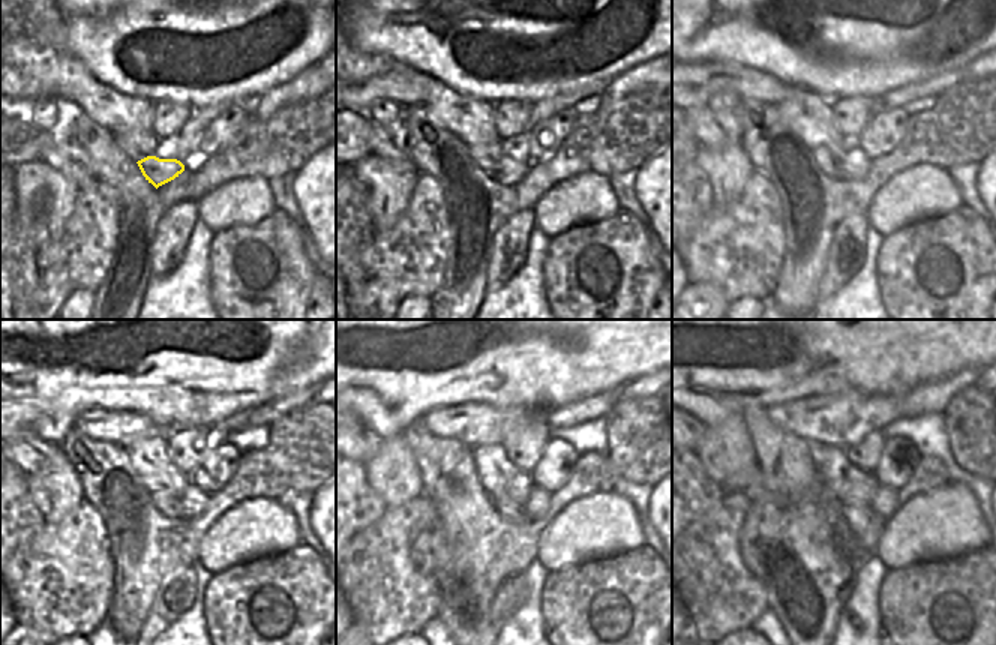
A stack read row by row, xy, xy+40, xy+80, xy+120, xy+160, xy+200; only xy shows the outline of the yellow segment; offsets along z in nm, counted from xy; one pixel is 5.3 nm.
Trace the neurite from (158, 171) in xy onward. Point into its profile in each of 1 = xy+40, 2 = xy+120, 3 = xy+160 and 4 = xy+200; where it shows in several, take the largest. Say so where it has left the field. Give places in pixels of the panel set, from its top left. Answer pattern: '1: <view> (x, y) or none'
1: xy+40 (512, 168)
2: xy+120 (194, 500)
3: xy+160 (539, 501)
4: xy+200 (885, 503)

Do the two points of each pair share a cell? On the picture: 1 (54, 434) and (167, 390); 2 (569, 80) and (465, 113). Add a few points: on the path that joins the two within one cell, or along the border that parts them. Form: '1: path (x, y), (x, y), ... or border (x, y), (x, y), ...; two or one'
1: path (75, 404), (89, 390), (137, 390); one
2: border (458, 92), (482, 98), (492, 105); two

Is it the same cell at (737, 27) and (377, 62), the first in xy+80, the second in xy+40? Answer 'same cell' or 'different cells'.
different cells

